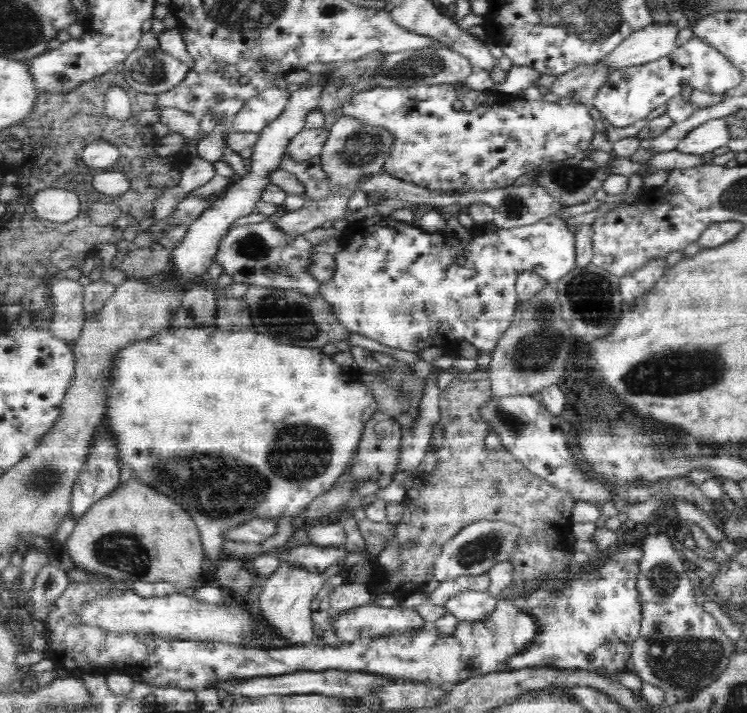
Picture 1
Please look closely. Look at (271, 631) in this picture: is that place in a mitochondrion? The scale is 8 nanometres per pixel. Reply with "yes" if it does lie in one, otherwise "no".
no

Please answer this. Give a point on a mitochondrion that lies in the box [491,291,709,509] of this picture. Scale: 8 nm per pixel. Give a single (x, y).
(528, 355)

